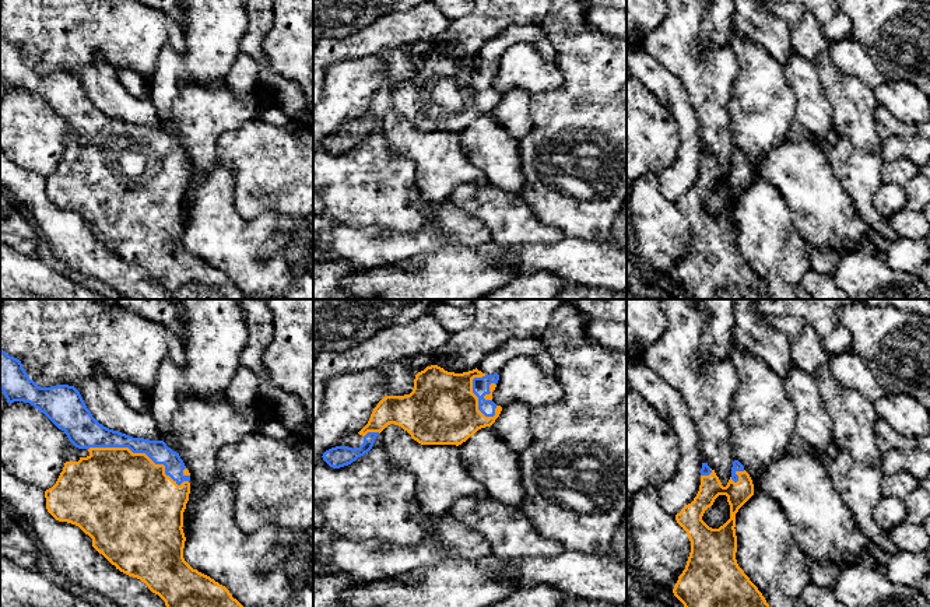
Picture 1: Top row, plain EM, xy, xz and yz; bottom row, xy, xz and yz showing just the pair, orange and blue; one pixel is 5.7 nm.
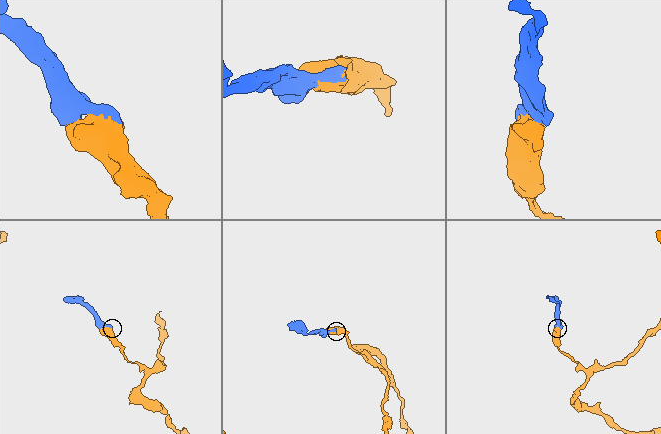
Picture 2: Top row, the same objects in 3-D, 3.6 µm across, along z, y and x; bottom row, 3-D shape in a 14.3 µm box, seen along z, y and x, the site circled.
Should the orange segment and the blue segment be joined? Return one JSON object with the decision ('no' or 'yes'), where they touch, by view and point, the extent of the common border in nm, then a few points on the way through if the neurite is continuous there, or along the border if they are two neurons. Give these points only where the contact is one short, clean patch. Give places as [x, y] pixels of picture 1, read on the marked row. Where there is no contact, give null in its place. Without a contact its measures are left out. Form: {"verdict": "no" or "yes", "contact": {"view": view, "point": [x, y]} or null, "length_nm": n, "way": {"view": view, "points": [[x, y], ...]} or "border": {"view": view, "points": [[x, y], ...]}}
{"verdict": "yes", "contact": {"view": "xy", "point": [141, 453]}, "length_nm": 600}

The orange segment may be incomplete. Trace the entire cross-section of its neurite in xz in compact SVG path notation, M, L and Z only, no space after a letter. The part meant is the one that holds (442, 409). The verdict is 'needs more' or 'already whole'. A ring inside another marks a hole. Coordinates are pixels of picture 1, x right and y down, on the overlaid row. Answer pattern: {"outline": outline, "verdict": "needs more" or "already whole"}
{"outline": "M438 365L427 366L414 379L414 389L404 396L386 396L373 408L368 424L358 432L364 436L359 448L336 446L323 453L323 460L333 469L351 464L368 453L376 436L390 424L401 427L421 445L462 445L478 429L491 427L502 407L492 401L499 375L485 375L477 368L463 373L448 372Z", "verdict": "needs more"}

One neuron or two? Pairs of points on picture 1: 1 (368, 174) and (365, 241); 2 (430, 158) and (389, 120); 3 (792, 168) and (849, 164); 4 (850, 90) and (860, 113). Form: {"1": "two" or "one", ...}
{"1": "two", "2": "one", "3": "two", "4": "one"}

